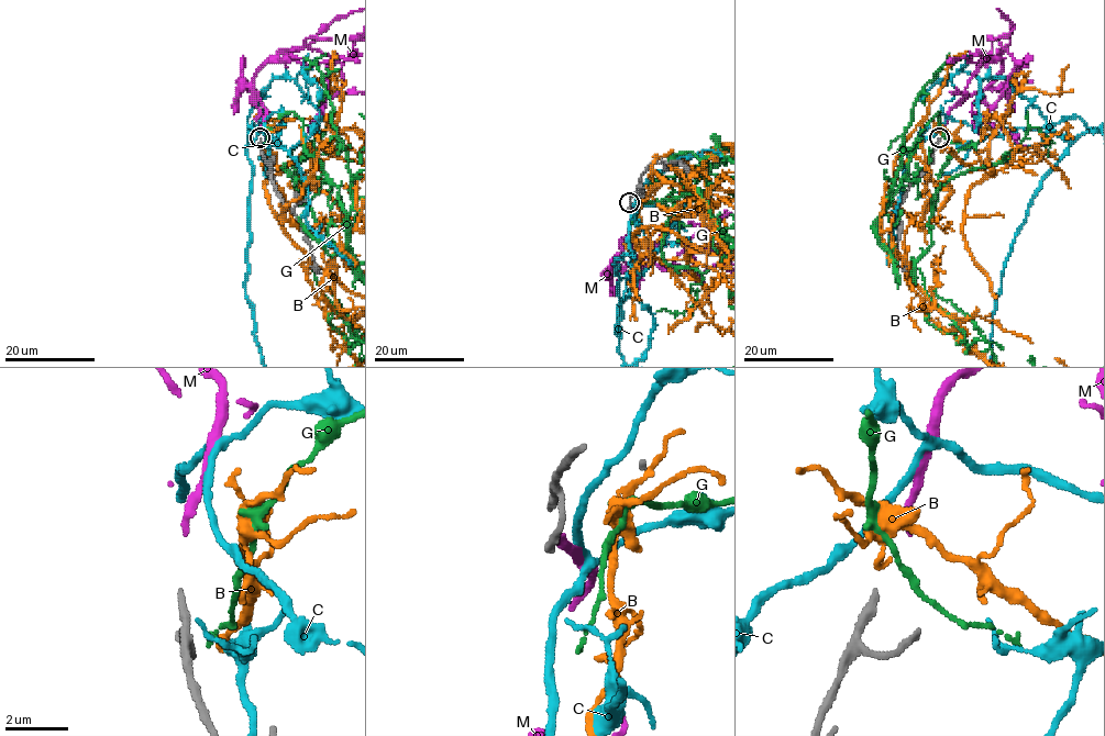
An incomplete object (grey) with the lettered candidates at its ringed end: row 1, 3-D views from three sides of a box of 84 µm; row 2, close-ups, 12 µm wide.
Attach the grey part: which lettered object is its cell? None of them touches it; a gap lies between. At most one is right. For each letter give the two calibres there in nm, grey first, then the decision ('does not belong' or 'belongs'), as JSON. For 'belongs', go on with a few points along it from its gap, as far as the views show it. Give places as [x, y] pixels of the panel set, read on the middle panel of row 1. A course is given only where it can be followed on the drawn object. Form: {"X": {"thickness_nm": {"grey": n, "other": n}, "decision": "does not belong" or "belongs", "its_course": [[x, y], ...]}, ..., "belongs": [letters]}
{"B": {"thickness_nm": {"grey": 240, "other": 170}, "decision": "does not belong"}, "C": {"thickness_nm": {"grey": 240, "other": 240}, "decision": "does not belong"}, "G": {"thickness_nm": {"grey": 240, "other": 190}, "decision": "does not belong"}, "M": {"thickness_nm": {"grey": 240, "other": 200}, "decision": "belongs"}, "belongs": ["M"]}

